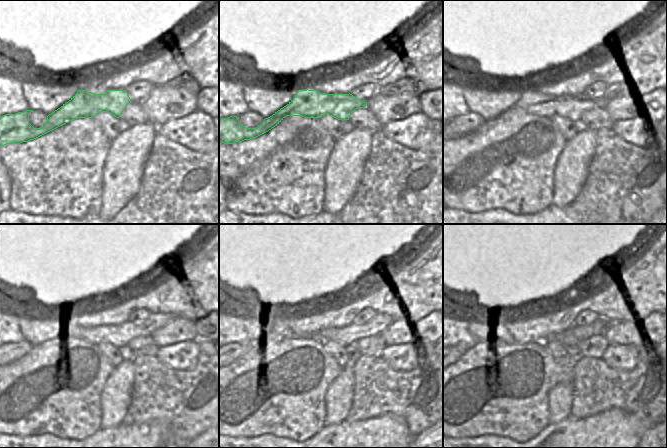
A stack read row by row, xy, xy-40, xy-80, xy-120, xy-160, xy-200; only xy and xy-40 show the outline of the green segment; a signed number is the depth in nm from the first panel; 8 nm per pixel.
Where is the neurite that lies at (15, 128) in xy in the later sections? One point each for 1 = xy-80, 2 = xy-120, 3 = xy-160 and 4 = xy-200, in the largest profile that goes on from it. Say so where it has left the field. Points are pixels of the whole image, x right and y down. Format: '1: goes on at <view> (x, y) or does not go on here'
1: goes on at xy-80 (571, 108)
2: goes on at xy-120 (121, 335)
3: goes on at xy-160 (346, 336)
4: goes on at xy-200 (576, 335)

